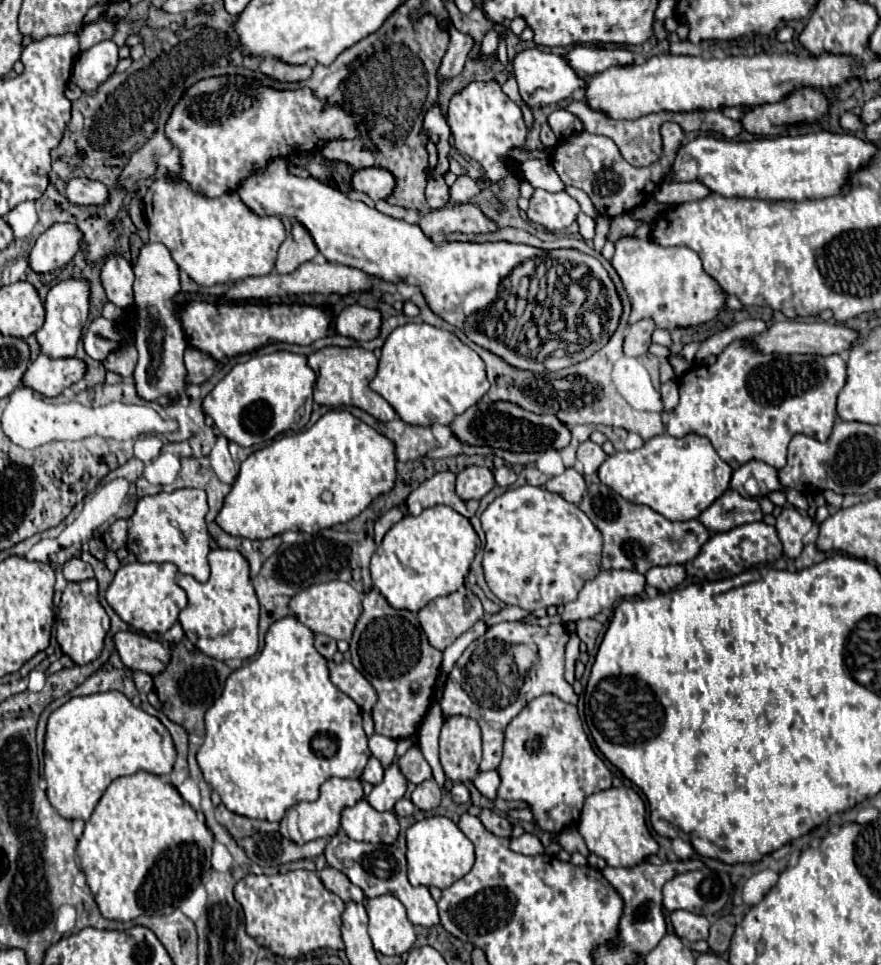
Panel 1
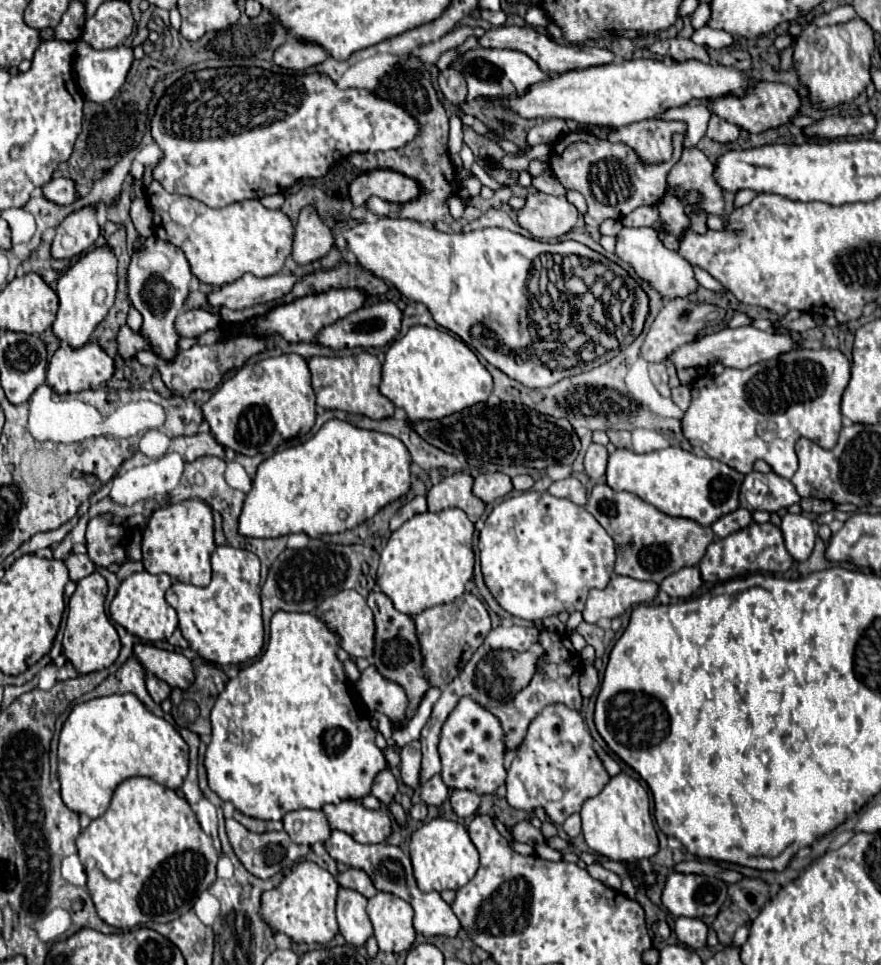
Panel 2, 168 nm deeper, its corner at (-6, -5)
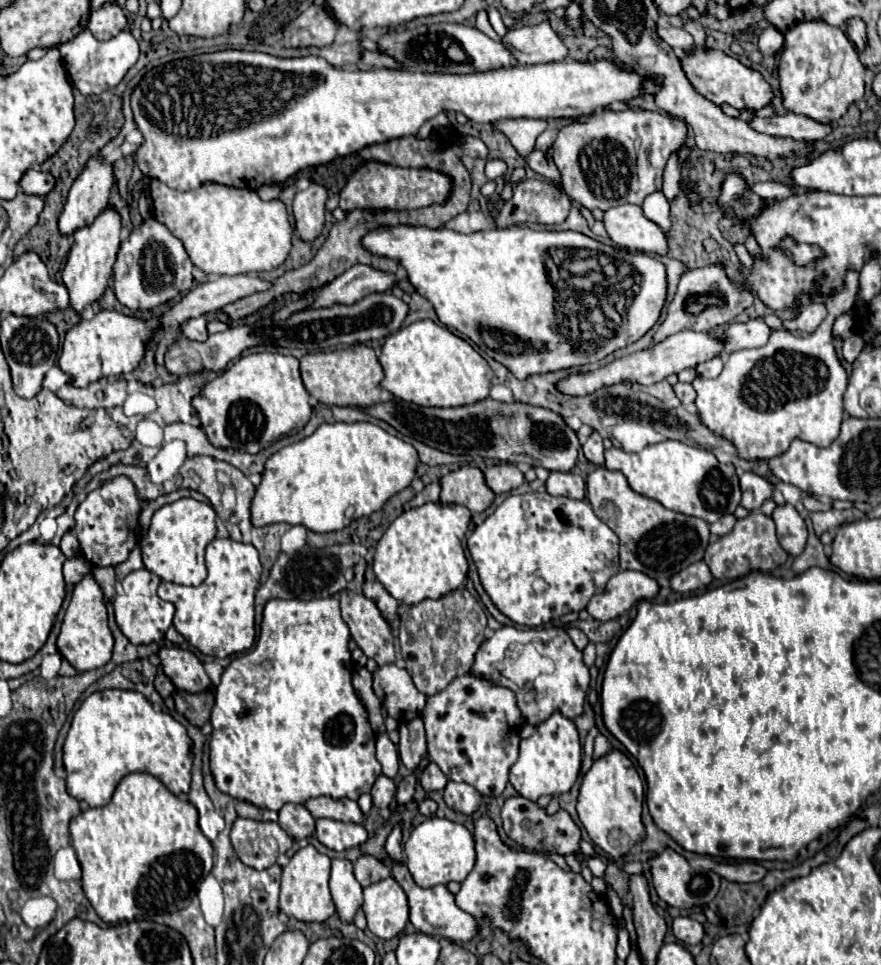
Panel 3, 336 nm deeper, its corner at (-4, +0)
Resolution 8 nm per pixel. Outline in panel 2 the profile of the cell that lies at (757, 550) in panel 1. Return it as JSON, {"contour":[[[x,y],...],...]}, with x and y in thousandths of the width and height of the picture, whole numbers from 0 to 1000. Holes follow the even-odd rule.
{"contour":[[[869,541],[869,543],[851,543],[824,558],[810,560],[799,578],[795,580],[792,589],[797,595],[797,601],[801,603],[826,603],[847,595],[856,595],[856,593],[867,593],[867,595],[890,595],[897,587],[899,587],[899,578],[890,566],[890,558],[883,545]]]}

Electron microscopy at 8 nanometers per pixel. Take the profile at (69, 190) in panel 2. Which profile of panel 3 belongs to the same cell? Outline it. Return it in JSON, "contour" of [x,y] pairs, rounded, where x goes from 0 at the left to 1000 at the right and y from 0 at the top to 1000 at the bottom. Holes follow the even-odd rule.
{"contour":[[[36,173],[23,185],[23,196],[27,200],[36,200],[36,202],[50,204],[50,202],[54,202],[61,196],[61,183],[57,179],[45,177],[43,173]]]}

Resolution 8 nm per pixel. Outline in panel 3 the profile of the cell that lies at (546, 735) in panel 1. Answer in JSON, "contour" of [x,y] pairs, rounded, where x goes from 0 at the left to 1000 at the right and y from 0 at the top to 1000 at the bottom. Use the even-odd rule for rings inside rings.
{"contour":[[[629,739],[627,743],[622,743],[622,747],[615,747],[611,751],[604,764],[590,770],[588,787],[579,797],[579,811],[590,824],[604,830],[608,830],[615,824],[624,826],[638,824],[647,820],[647,816],[654,811],[658,791],[661,791],[661,774],[652,747],[638,743],[636,739]]]}

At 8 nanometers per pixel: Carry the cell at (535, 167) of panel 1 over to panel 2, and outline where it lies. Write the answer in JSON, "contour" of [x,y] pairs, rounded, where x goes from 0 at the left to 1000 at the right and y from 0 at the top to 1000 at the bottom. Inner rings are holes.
{"contour":[[[572,162],[568,166],[568,172],[574,174],[574,176],[586,176],[586,178],[599,178],[599,168],[602,164],[599,162]]]}

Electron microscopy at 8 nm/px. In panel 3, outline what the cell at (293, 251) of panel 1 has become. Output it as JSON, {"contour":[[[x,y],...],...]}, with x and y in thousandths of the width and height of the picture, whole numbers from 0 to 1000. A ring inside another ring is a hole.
{"contour":[[[352,190],[350,196],[336,200],[334,227],[336,227],[336,239],[345,250],[354,250],[363,244],[368,235],[370,206],[372,206],[372,198],[361,190]]]}

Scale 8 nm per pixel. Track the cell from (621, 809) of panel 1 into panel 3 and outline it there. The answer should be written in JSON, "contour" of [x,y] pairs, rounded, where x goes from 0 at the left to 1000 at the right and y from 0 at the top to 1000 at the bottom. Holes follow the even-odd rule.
{"contour":[[[692,776],[681,787],[674,787],[661,805],[654,838],[674,876],[679,876],[692,888],[706,888],[720,878],[724,869],[731,867],[729,830],[731,816],[720,791],[701,776]]]}

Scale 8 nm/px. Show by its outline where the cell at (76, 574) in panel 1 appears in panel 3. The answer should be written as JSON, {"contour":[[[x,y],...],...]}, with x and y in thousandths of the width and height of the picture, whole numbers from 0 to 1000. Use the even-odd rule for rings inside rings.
{"contour":[[[75,550],[75,552],[70,554],[70,563],[68,563],[68,569],[70,569],[70,573],[73,573],[75,577],[84,577],[84,575],[89,575],[89,573],[91,573],[91,567],[89,567],[89,559],[86,559],[86,554],[84,554],[82,550]]]}

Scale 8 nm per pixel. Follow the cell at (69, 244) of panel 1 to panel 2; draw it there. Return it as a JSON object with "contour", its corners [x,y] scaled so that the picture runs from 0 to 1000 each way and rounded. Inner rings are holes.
{"contour":[[[93,216],[75,224],[64,236],[64,247],[59,251],[59,267],[79,269],[107,255],[114,245],[107,216]]]}

